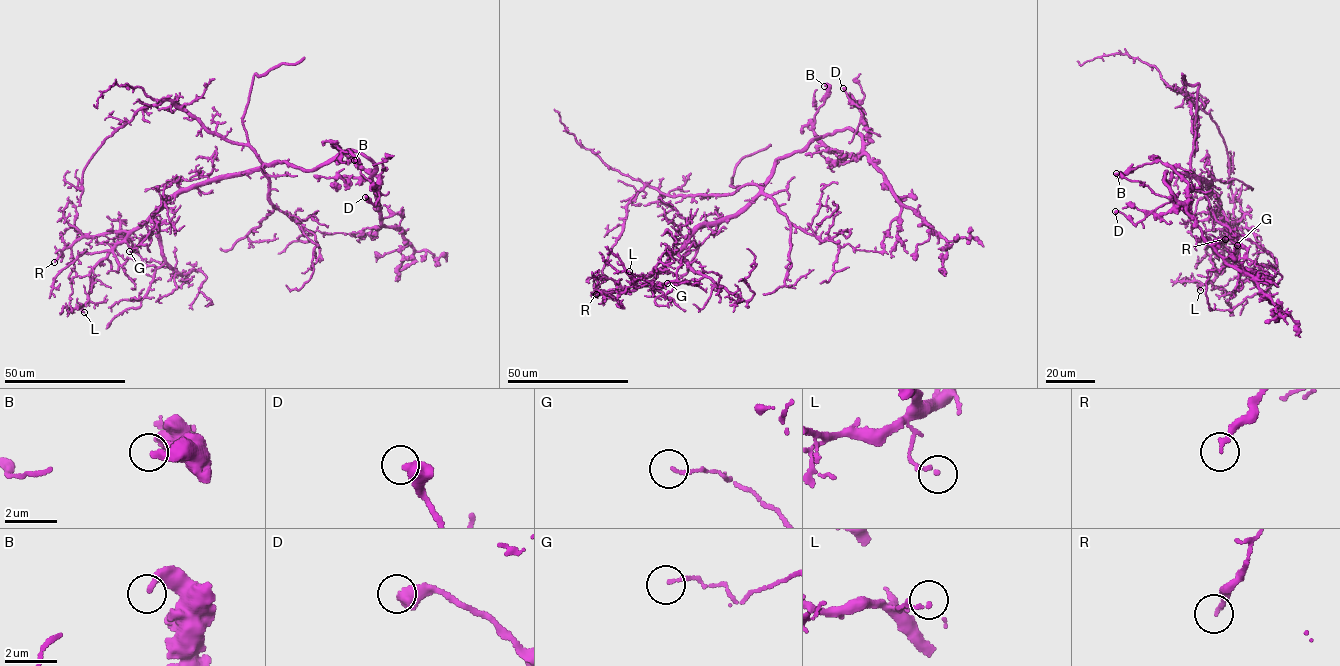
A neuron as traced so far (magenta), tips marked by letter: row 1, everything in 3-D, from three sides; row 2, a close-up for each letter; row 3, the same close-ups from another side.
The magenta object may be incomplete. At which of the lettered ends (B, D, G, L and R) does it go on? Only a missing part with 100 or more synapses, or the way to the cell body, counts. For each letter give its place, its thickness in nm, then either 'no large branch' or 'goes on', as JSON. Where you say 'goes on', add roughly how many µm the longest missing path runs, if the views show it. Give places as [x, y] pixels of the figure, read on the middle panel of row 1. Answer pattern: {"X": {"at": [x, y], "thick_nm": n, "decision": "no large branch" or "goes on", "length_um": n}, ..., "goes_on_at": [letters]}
{"B": {"at": [824, 86], "thick_nm": 320, "decision": "no large branch"}, "D": {"at": [843, 88], "thick_nm": 320, "decision": "no large branch"}, "G": {"at": [667, 283], "thick_nm": 130, "decision": "no large branch"}, "L": {"at": [629, 271], "thick_nm": 130, "decision": "no large branch"}, "R": {"at": [596, 294], "thick_nm": 180, "decision": "no large branch"}, "goes_on_at": []}

